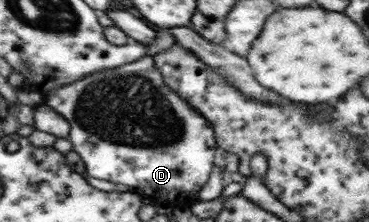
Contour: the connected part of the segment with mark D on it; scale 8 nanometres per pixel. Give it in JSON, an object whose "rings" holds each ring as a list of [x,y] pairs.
{"rings":[[[148,56],[144,60],[138,60],[134,64],[128,64],[124,68],[101,70],[100,72],[85,76],[78,82],[65,84],[49,92],[45,103],[52,106],[56,112],[62,114],[73,125],[71,135],[68,139],[73,143],[74,150],[80,154],[83,162],[86,164],[86,172],[89,175],[94,178],[109,180],[116,184],[125,184],[132,192],[141,194],[144,197],[154,196],[154,198],[170,198],[170,200],[176,200],[176,198],[198,198],[200,192],[202,192],[202,188],[210,182],[212,172],[214,172],[214,168],[219,163],[218,152],[220,152],[220,146],[215,126],[202,112],[199,112],[183,96],[180,96],[179,92],[174,92],[166,84],[166,80],[162,76],[162,70],[158,70],[156,60],[152,56]]]}

